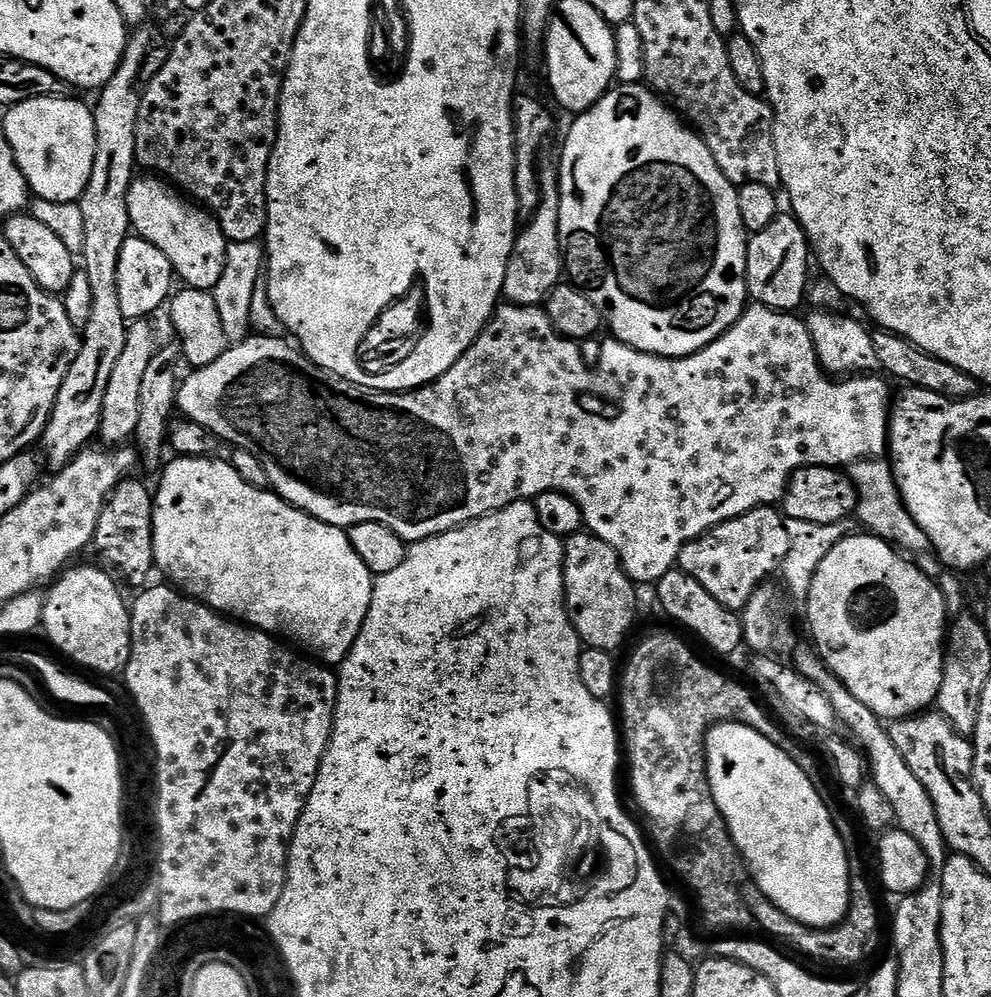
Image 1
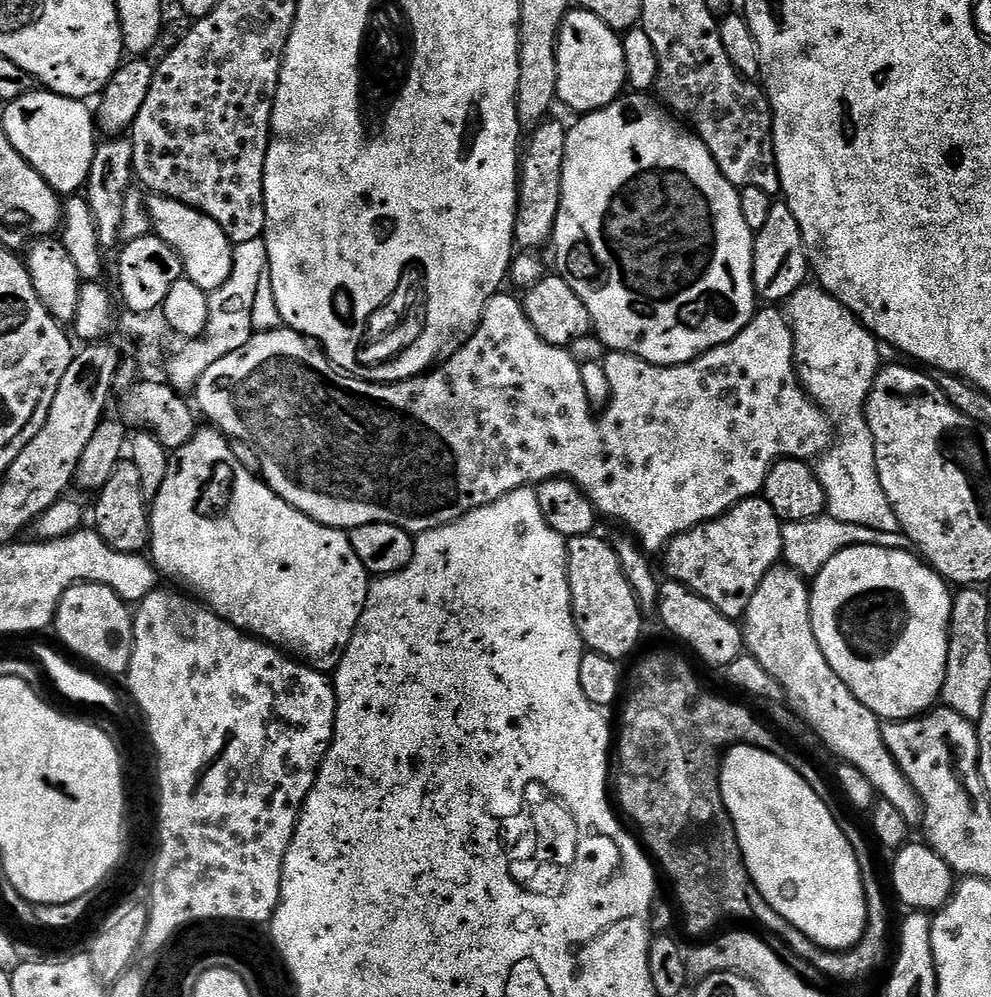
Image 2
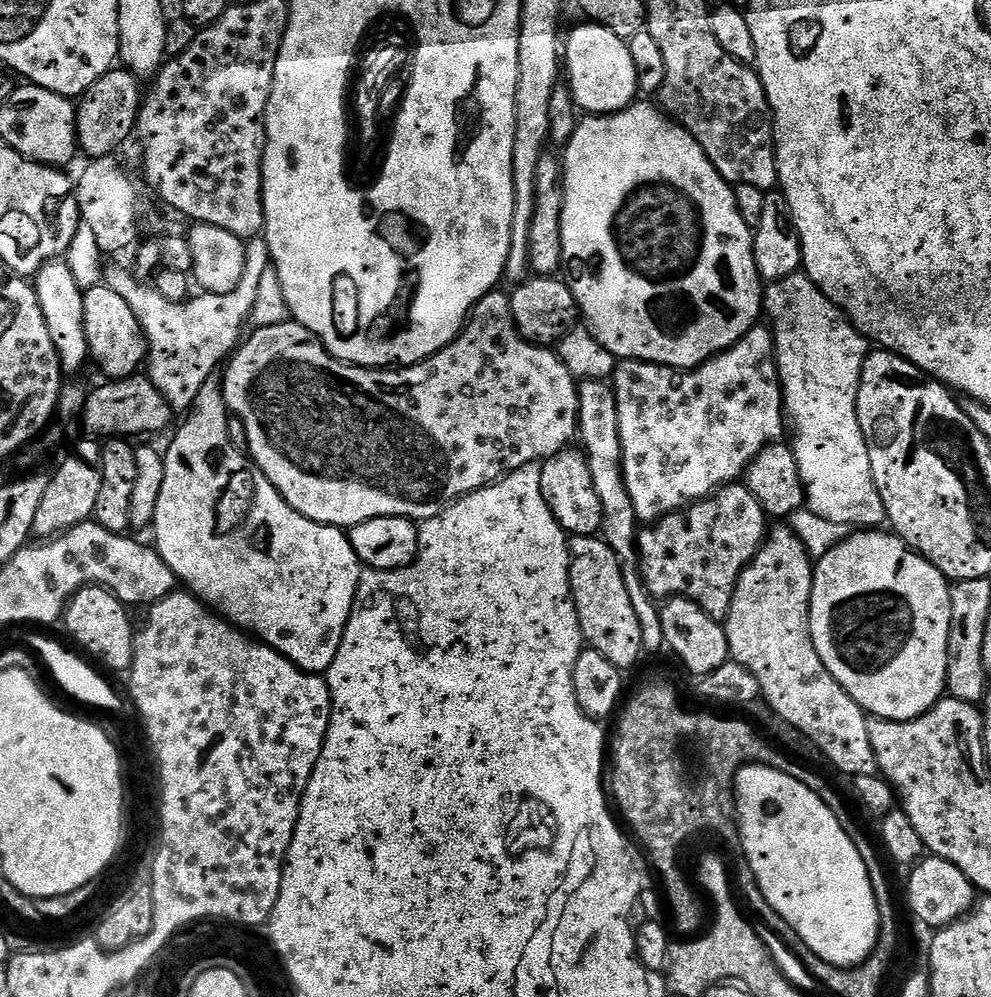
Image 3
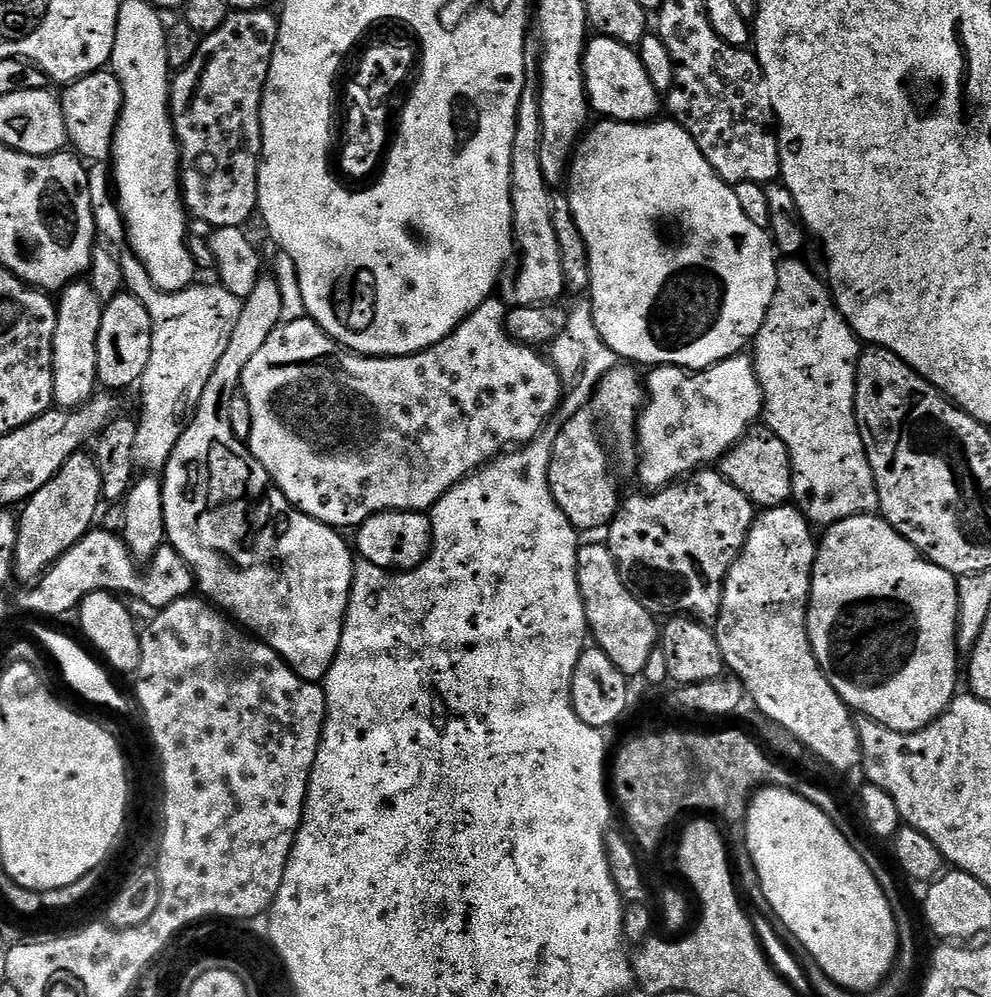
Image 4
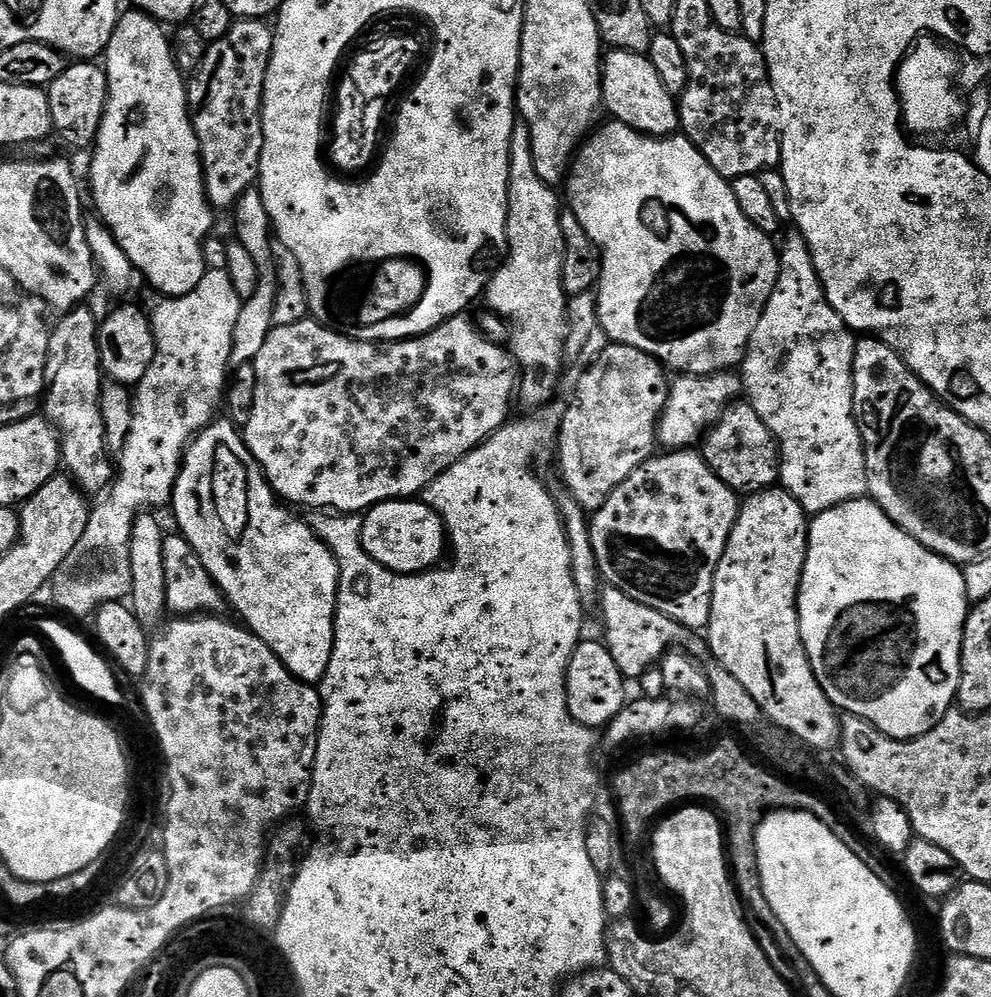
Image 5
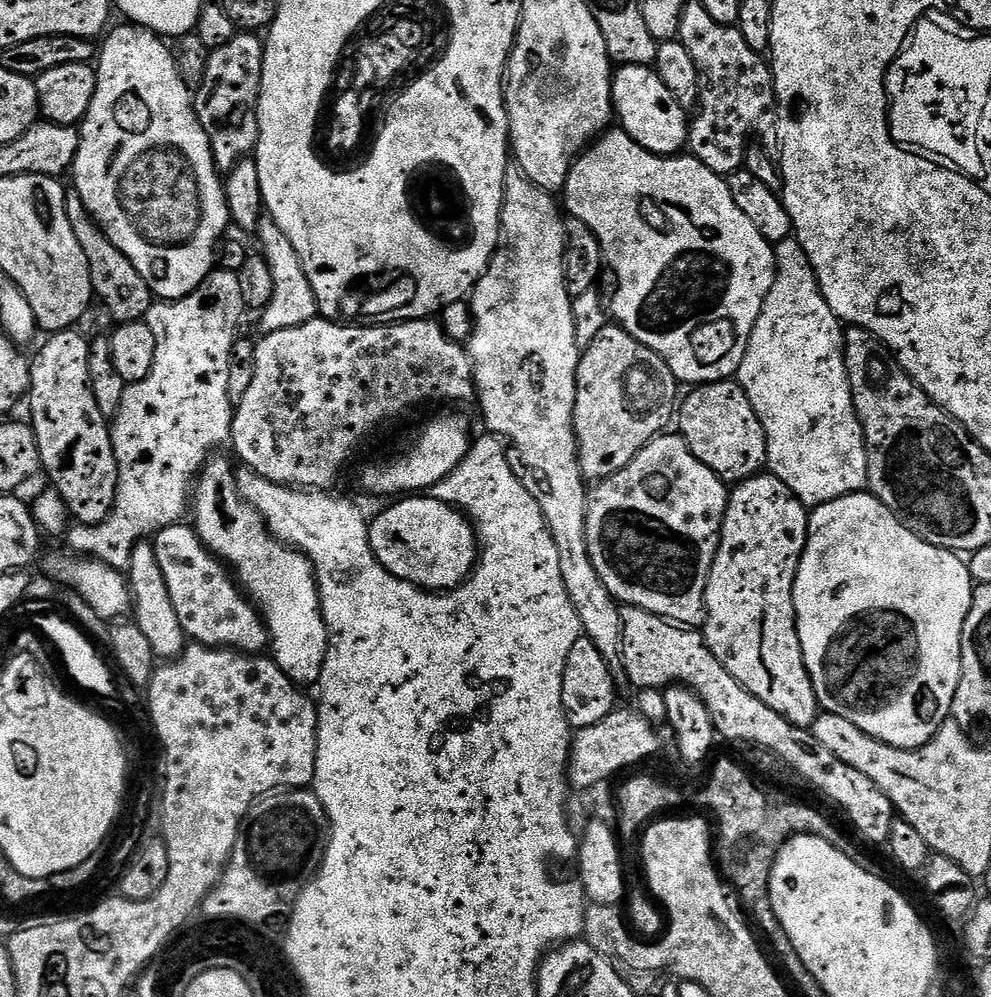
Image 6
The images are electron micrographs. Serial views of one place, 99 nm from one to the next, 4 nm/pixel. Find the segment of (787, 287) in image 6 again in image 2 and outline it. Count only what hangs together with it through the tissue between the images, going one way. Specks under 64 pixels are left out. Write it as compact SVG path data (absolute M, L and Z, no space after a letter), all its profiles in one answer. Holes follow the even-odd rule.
M819 286L802 287L788 297L786 319L792 326L796 372L800 376L800 382L808 391L809 398L831 420L834 429L832 444L828 447L827 452L819 457L820 465L817 463L814 468L817 478L822 482L822 490L826 490L827 515L839 522L853 523L855 526L882 531L900 531L898 514L894 514L894 506L890 506L890 498L886 498L886 490L882 490L882 482L878 478L874 438L870 434L868 419L864 417L864 405L868 403L868 395L874 386L874 378L882 367L881 345L857 316L850 310L846 310L842 302L835 300L829 292L825 292Z

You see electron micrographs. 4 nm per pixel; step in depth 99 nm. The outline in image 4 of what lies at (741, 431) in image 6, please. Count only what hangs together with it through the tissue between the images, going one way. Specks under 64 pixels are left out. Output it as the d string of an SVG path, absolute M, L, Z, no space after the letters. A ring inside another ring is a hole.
M753 426L730 451L718 461L718 471L750 498L757 509L776 508L792 500L792 459L778 434L766 426Z

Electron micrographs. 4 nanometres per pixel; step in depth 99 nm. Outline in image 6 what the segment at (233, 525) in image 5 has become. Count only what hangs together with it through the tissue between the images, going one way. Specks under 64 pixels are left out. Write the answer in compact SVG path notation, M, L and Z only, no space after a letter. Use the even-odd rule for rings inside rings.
M224 454L213 455L201 468L194 485L195 530L209 552L231 569L244 595L264 617L271 659L297 686L315 685L328 649L316 572L303 552L277 540L258 510L244 501L236 485L234 467L220 455Z

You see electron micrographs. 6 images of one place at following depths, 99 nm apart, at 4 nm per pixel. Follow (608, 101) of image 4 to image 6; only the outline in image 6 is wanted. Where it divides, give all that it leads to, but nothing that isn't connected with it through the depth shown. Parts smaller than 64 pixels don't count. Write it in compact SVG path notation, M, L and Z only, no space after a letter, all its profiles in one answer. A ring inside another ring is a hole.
M625 64L615 69L612 78L612 106L618 117L619 127L638 146L659 156L674 156L685 151L688 142L690 116L685 108L678 106L674 94L666 90L655 67Z

